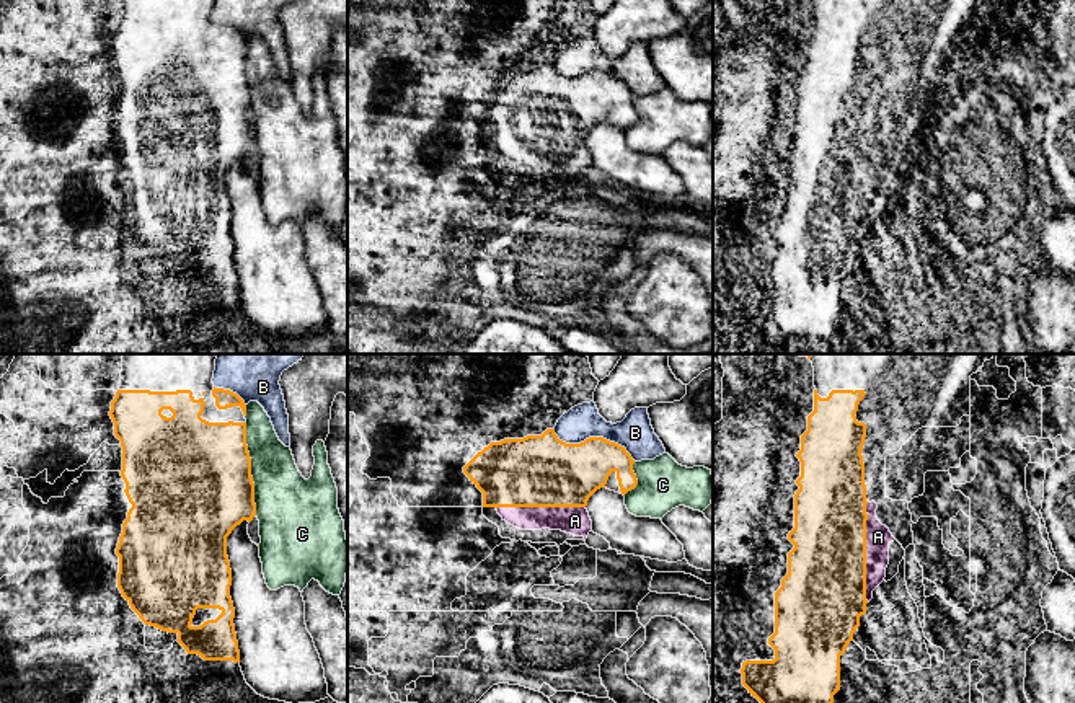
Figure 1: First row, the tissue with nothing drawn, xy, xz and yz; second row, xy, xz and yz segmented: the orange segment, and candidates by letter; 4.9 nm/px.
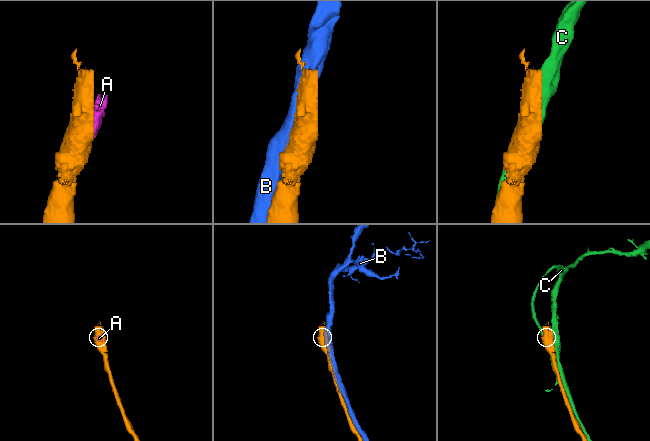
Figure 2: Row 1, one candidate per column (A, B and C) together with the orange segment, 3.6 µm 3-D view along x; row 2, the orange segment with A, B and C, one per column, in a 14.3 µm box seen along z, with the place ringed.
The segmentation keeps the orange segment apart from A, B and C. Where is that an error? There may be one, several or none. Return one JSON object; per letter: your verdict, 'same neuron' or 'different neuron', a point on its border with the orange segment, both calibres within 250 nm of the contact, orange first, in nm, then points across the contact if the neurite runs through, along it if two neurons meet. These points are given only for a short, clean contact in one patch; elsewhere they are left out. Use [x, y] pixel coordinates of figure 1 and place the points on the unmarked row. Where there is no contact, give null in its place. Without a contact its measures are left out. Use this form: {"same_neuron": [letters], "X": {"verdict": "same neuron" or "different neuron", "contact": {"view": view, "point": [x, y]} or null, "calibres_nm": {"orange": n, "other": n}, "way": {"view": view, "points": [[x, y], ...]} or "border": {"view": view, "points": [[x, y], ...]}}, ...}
{"same_neuron": ["A"], "A": {"verdict": "same neuron", "contact": {"view": "yz", "point": [865, 186]}, "calibres_nm": {"orange": 400, "other": 130}}, "B": {"verdict": "different neuron", "contact": {"view": "xz", "point": [594, 72]}, "calibres_nm": {"orange": 320, "other": 180}}, "C": {"verdict": "different neuron", "contact": {"view": "xy", "point": [250, 103]}, "calibres_nm": {"orange": 500, "other": 300}}}

